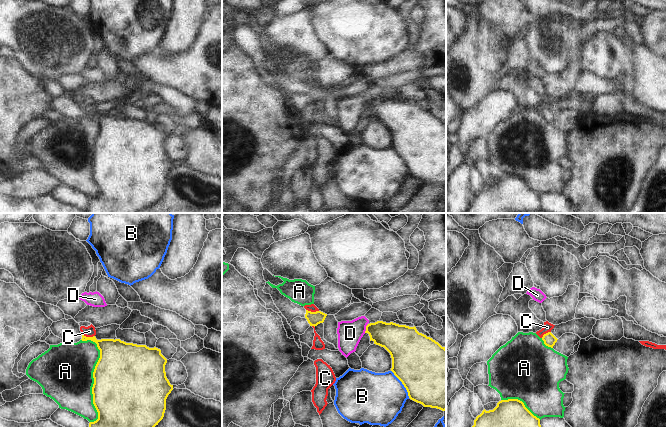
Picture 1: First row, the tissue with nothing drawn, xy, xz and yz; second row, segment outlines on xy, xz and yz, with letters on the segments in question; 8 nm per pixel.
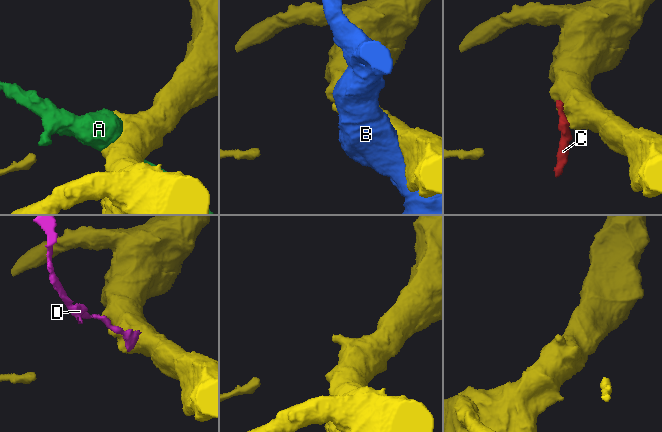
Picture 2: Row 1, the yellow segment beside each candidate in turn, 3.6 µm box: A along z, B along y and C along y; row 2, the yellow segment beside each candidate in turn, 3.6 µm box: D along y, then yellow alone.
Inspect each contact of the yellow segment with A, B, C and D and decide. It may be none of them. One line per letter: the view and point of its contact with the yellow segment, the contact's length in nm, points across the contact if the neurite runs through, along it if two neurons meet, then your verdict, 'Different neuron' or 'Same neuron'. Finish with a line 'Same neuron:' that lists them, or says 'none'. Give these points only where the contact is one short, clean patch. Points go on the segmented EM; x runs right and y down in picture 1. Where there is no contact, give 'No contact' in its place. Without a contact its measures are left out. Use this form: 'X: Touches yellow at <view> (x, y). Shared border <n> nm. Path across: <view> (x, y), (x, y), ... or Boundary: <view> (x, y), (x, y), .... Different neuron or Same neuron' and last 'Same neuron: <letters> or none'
A: Touches yellow at xy (93, 377). Shared border 700 nm. Different neuron
B: Touches yellow at xz (402, 383). Shared border 260 nm. Different neuron
C: Touches yellow at xy (88, 337). Shared border 110 nm. Boundary: xy (82, 334), (94, 336). Different neuron
D: Touches yellow at xz (366, 329). Shared border 70 nm. Boundary: xz (367, 325), (364, 332). Different neuron
Same neuron: none.

